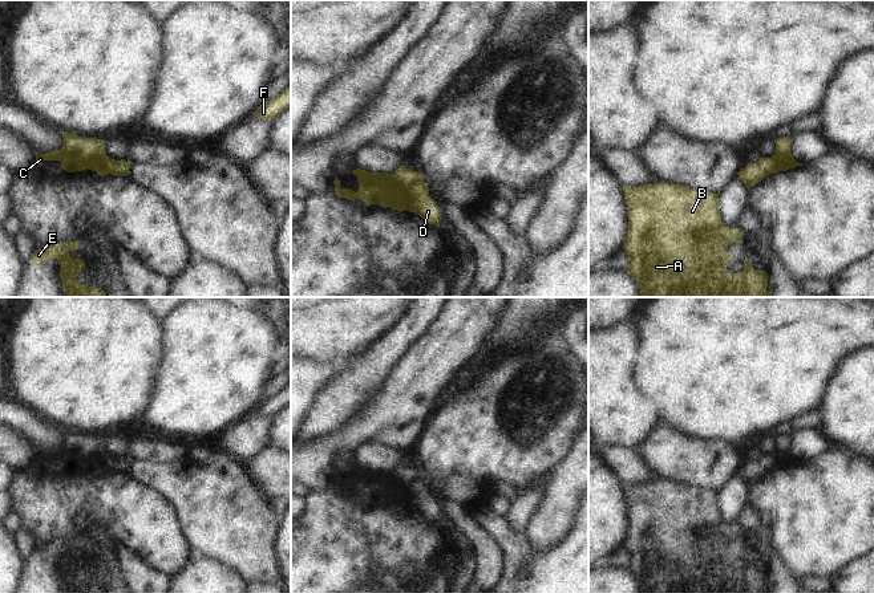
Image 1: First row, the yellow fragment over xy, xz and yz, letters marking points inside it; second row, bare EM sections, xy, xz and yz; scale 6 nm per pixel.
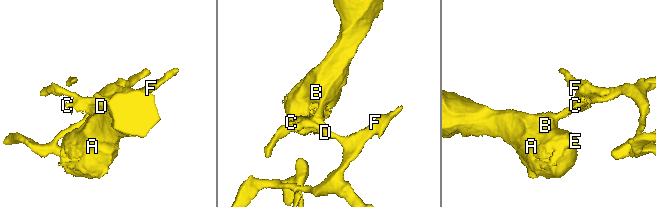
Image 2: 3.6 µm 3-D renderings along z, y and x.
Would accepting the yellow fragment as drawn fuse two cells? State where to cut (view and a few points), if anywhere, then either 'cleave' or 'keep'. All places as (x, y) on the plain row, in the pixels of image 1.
cut xz (392, 471), (404, 480), (417, 480), (421, 478); cleave

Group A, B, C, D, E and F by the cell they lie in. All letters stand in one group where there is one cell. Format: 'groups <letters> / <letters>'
groups A B E / C D F

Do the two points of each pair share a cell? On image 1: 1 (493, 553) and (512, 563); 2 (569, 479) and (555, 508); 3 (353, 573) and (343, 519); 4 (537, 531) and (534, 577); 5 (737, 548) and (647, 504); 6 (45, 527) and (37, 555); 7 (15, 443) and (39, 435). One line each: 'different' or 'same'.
1: different
2: same
3: same
4: different
5: same
6: different
7: different

